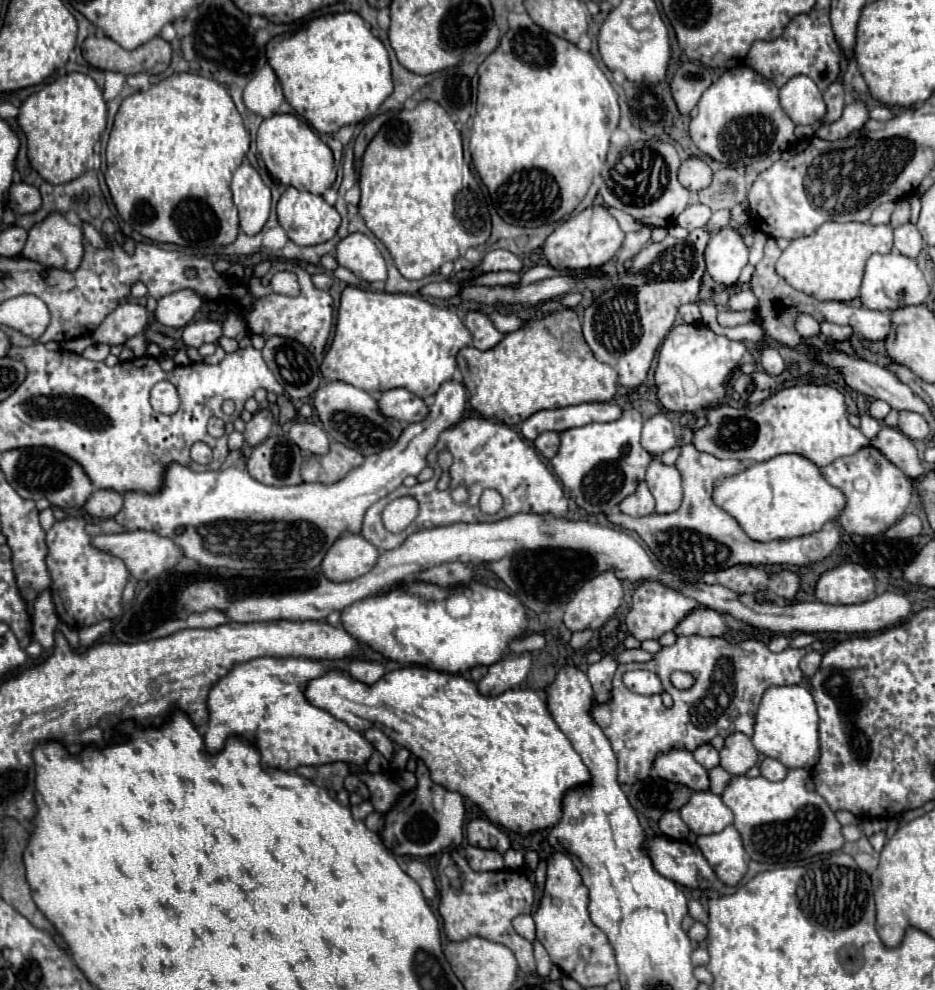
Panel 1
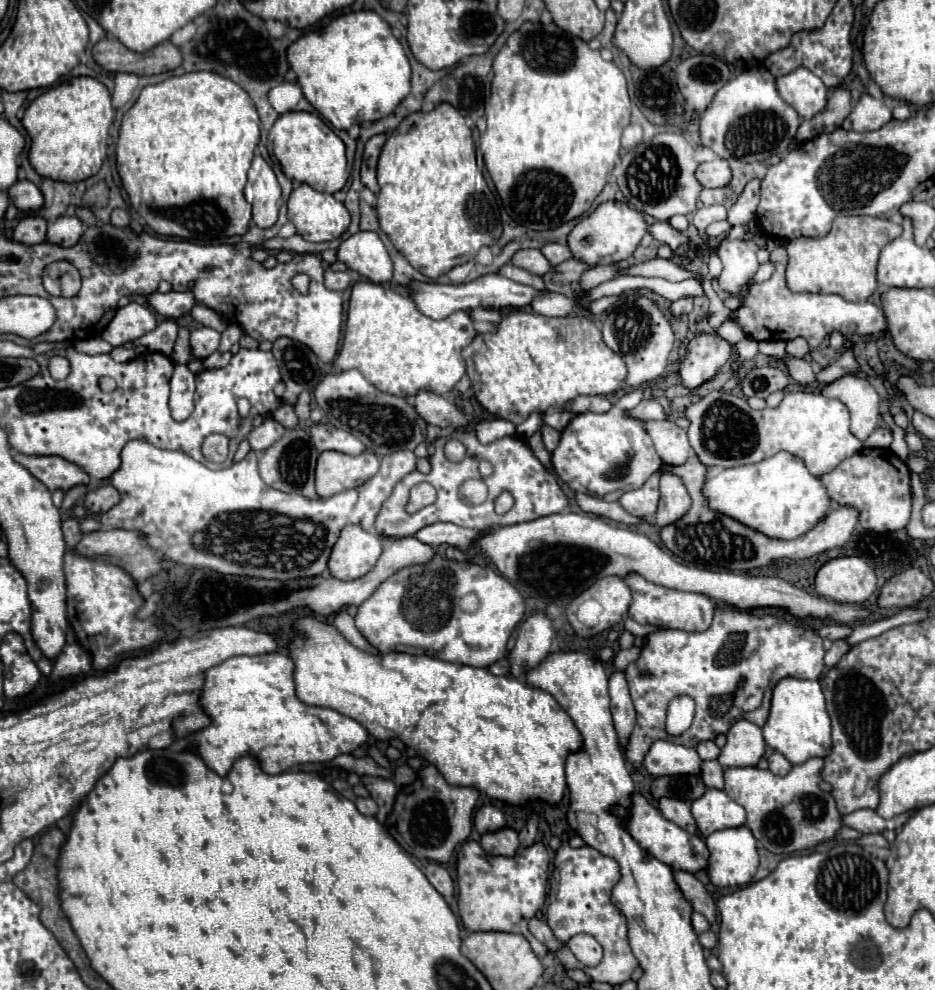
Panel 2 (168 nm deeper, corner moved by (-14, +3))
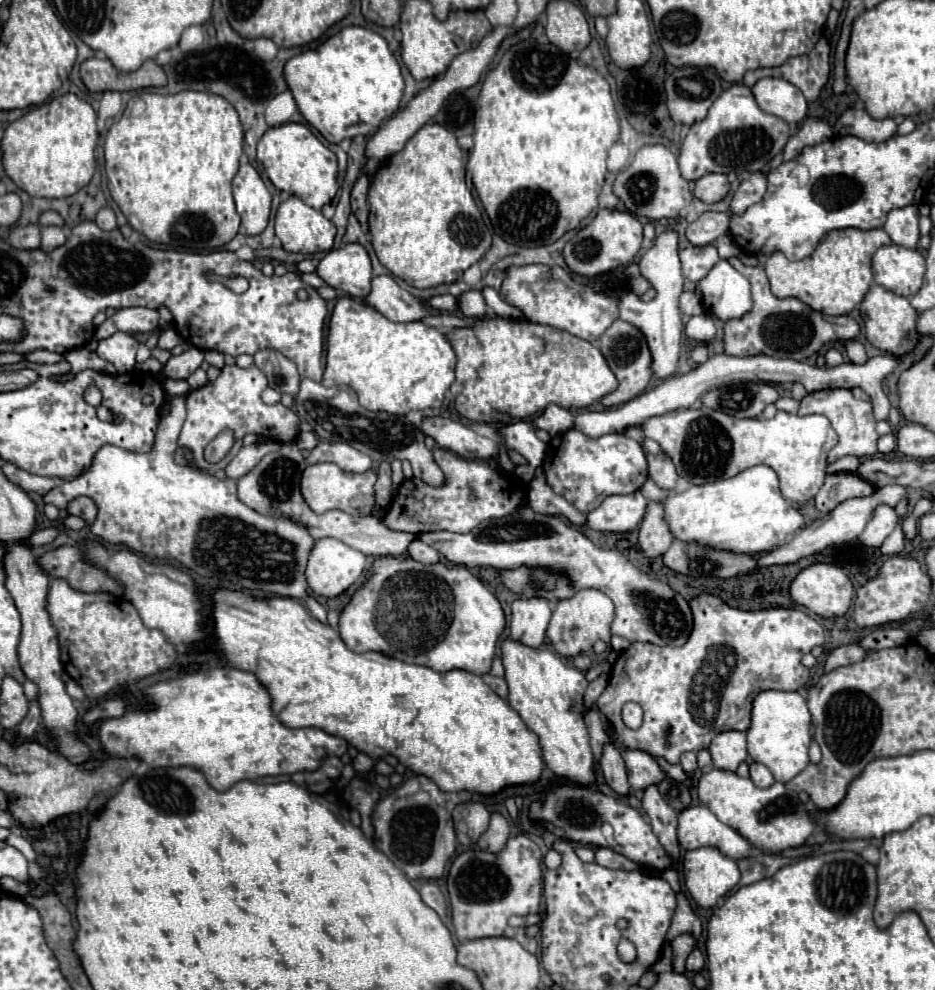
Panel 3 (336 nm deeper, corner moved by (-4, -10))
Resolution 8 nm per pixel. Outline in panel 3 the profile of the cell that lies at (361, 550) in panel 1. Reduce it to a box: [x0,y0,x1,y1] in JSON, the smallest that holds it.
[306,537,366,597]

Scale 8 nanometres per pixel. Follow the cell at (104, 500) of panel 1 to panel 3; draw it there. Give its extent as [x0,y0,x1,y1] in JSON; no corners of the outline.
[66,497,96,523]

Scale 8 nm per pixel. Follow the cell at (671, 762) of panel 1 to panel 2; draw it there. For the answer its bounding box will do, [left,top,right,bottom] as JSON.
[644,740,702,776]

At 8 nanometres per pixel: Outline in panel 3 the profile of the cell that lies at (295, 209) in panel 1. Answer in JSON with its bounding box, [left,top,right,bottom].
[276,197,336,253]

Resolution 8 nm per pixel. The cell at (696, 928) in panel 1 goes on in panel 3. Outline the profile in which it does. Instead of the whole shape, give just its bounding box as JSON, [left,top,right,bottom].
[686,949,704,971]

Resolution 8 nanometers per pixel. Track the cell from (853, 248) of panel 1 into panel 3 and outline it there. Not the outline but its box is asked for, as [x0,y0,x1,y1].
[766,229,890,315]

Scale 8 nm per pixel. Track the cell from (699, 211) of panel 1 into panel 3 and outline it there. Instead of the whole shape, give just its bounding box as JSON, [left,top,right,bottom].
[686,211,730,245]

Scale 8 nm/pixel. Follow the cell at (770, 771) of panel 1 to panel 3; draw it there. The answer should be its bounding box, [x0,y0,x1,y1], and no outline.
[750,763,774,787]

